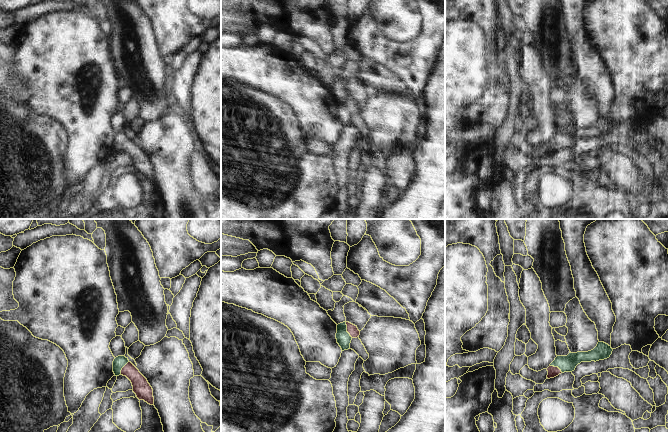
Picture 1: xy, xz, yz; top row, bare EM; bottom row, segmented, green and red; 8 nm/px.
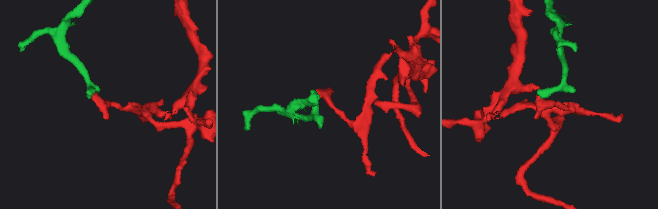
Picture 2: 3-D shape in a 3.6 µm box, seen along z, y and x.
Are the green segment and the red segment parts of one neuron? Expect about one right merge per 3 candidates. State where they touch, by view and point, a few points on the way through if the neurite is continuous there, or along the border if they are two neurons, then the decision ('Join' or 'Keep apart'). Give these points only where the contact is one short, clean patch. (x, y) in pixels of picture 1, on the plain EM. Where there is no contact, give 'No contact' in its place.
Touches green at xz (346, 106). Path across: xz (343, 113), (346, 106), (351, 105). Join.

